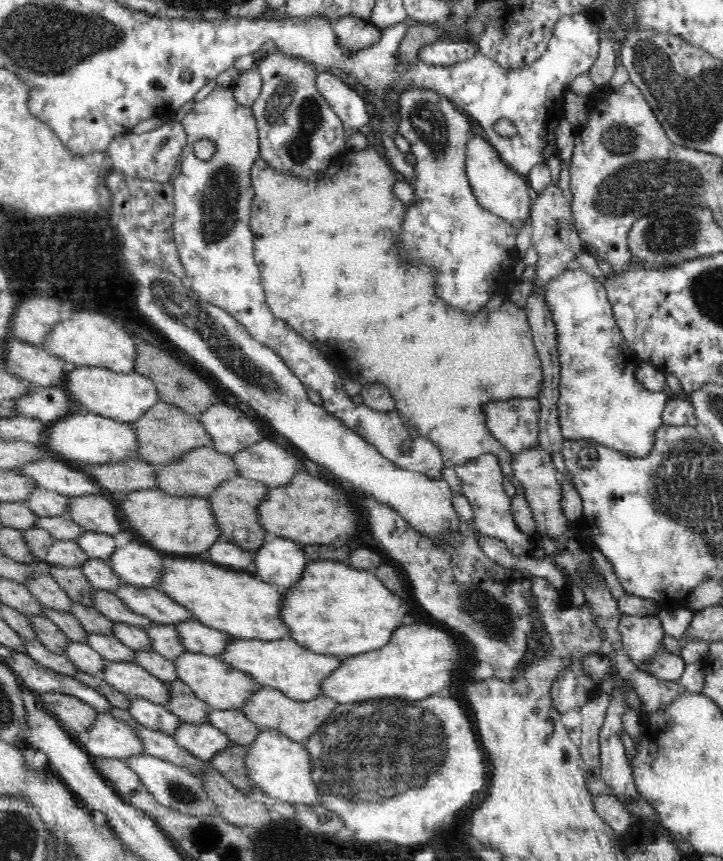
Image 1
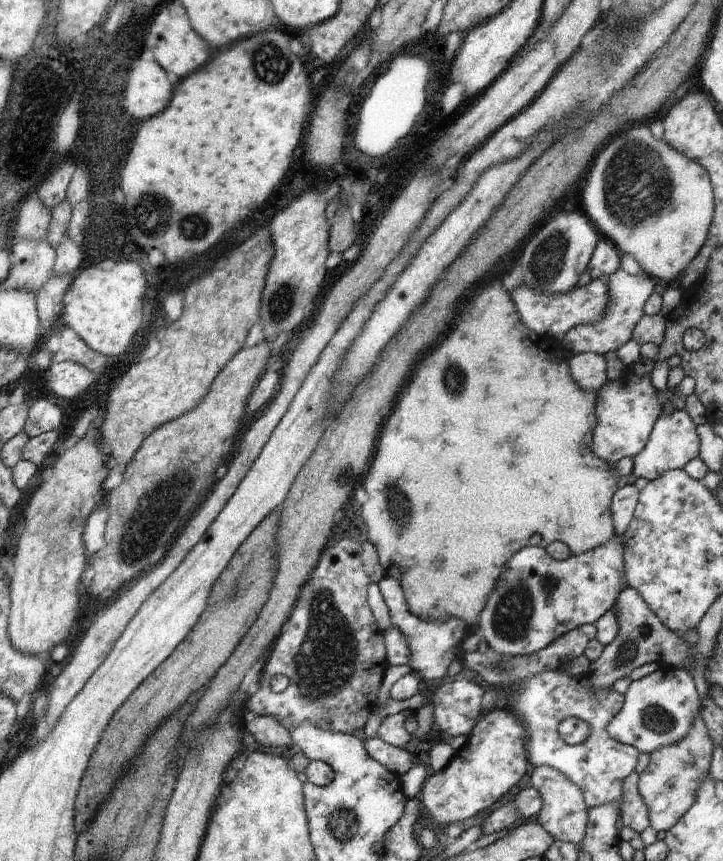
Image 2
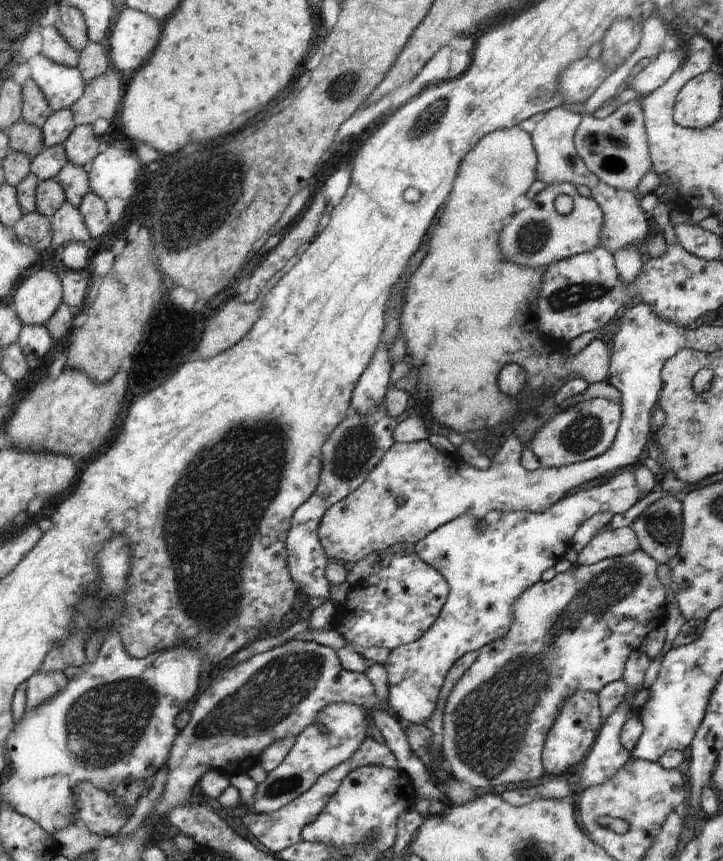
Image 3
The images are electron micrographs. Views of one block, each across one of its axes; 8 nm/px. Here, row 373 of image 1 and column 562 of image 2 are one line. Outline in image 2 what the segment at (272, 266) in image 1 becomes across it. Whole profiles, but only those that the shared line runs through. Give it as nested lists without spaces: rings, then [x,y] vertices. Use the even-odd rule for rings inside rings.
[[[492,280],[476,290],[476,294],[460,304],[460,314],[454,325],[444,334],[438,349],[428,349],[418,362],[409,383],[398,395],[392,414],[385,420],[380,431],[372,464],[364,478],[362,487],[366,490],[366,503],[362,505],[362,518],[367,526],[367,540],[376,548],[384,576],[394,578],[404,591],[408,610],[422,619],[442,619],[457,617],[471,626],[479,620],[490,593],[496,586],[496,580],[508,562],[520,548],[526,546],[546,548],[554,542],[568,546],[572,555],[589,552],[605,544],[614,536],[611,499],[617,492],[617,478],[612,476],[611,465],[595,456],[592,447],[593,431],[597,421],[595,407],[597,392],[583,390],[572,379],[569,361],[572,353],[564,349],[560,342],[549,336],[540,336],[528,330],[516,308],[510,293],[504,288],[505,280]]]

